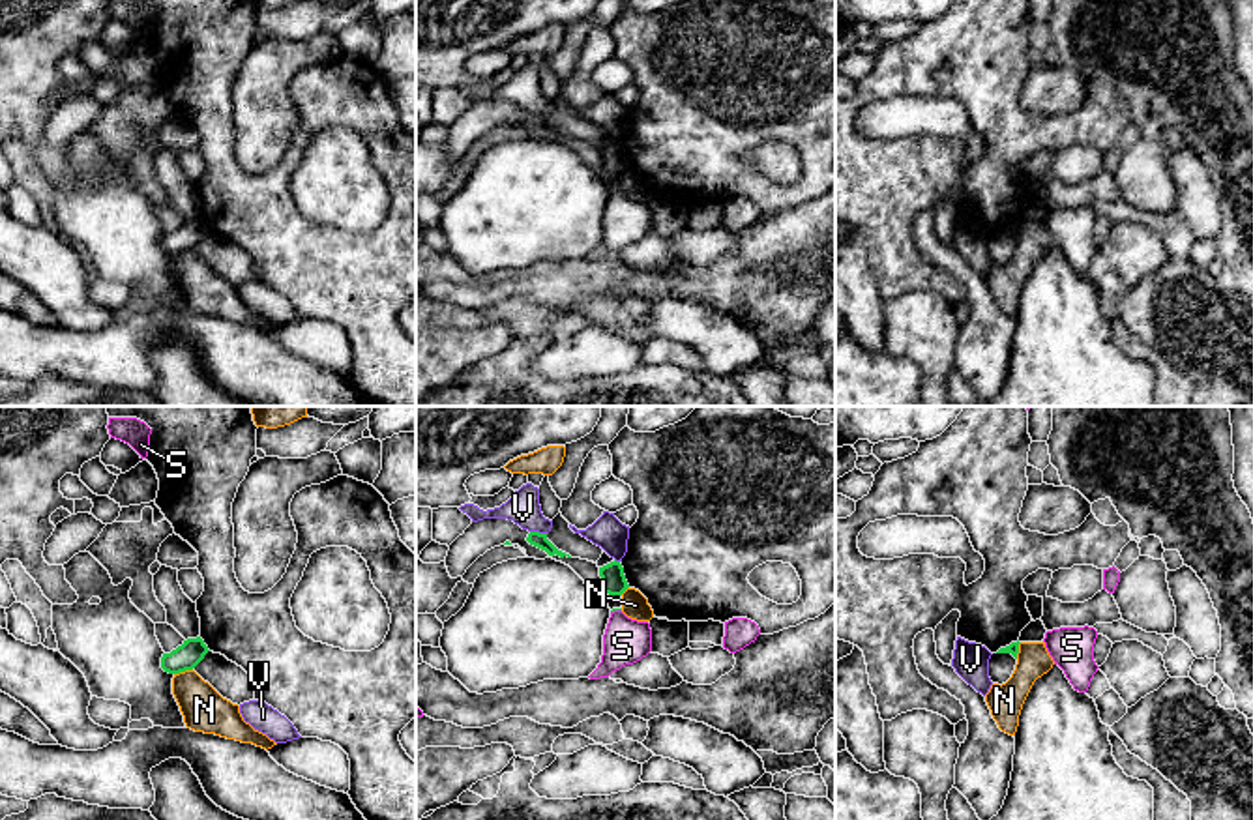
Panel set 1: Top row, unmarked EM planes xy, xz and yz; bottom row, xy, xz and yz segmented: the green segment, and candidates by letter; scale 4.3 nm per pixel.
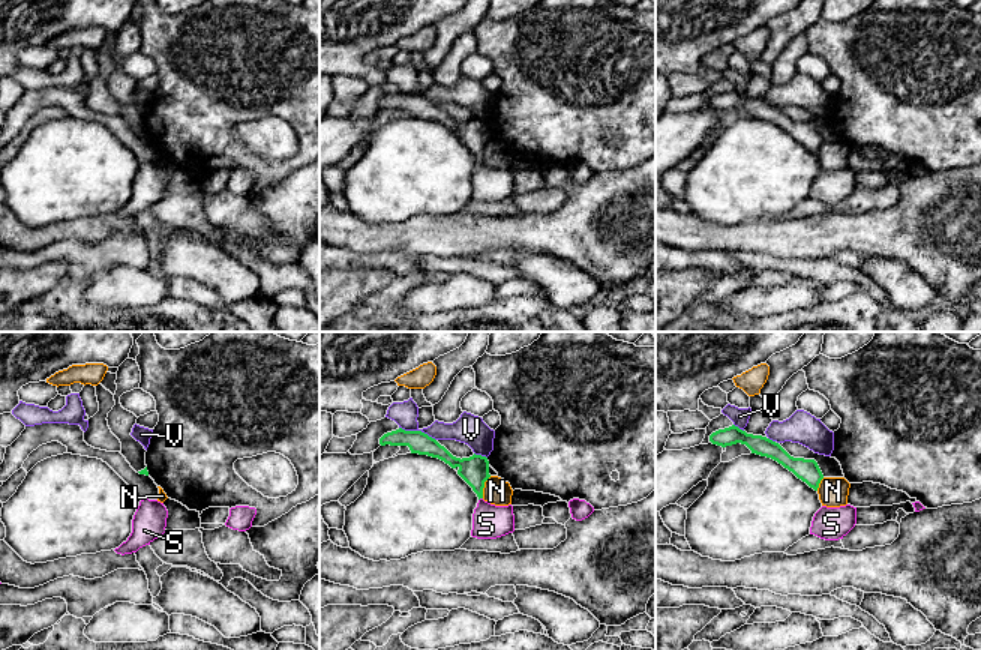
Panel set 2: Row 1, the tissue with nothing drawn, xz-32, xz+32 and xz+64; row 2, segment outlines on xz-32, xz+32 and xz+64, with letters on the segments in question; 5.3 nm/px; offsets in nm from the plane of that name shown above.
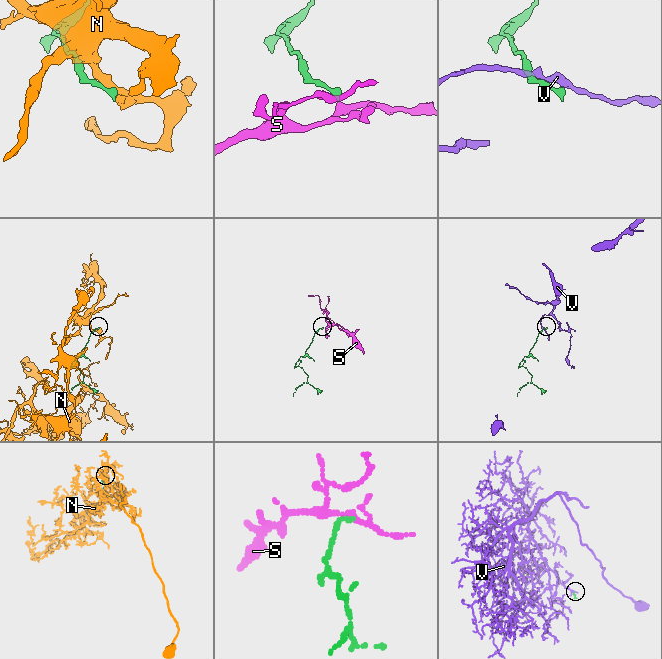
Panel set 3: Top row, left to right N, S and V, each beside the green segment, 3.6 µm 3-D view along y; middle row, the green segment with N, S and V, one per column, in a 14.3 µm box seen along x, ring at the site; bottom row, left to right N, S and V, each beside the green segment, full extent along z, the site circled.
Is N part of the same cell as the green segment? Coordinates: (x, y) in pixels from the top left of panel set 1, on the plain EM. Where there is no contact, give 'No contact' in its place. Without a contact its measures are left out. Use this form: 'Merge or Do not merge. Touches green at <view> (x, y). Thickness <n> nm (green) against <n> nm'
Do not merge. Touches green at xy (182, 251). Thickness 110 nm (green) against 190 nm

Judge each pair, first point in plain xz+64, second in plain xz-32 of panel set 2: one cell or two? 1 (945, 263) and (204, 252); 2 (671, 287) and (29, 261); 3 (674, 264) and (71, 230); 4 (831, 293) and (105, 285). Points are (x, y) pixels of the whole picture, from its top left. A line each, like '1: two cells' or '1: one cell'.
1: two cells
2: two cells
3: two cells
4: two cells

